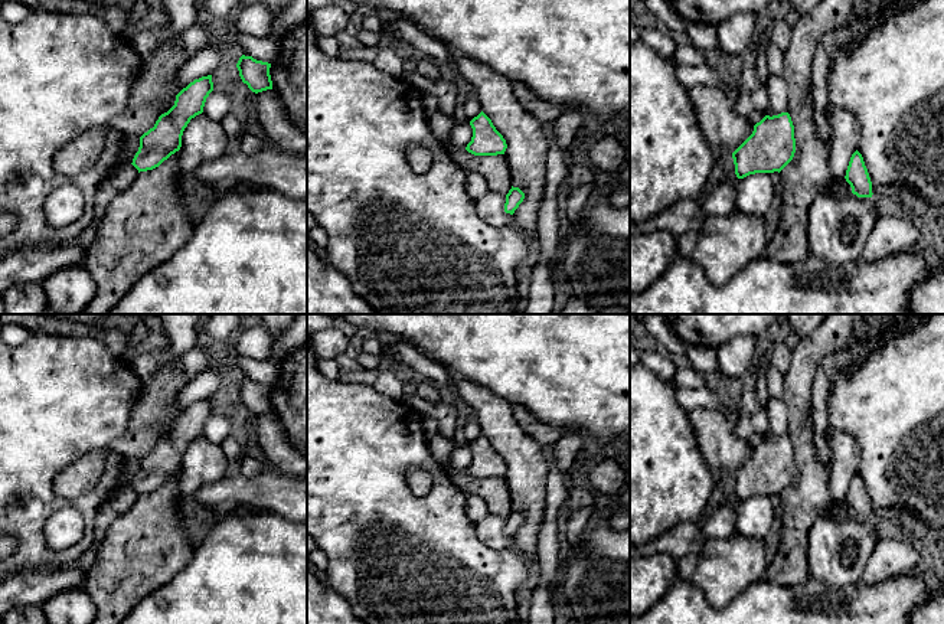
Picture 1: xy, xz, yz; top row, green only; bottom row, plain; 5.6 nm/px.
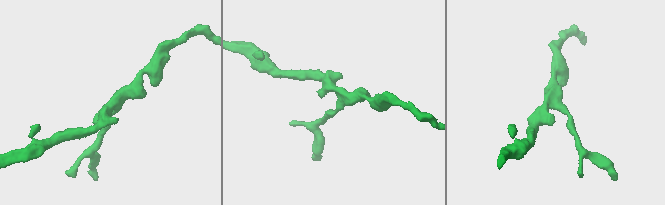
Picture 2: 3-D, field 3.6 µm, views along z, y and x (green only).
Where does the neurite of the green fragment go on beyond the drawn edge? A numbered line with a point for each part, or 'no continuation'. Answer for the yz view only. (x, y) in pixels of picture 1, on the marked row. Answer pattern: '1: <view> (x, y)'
no continuation

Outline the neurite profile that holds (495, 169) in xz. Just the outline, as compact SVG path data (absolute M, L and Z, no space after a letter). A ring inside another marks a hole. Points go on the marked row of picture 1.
M440 111L428 115L429 128L438 141L442 144L444 151L461 169L480 173L489 183L489 190L507 195L512 189L512 176L507 159L504 154L497 156L474 156L466 148L454 148L448 146L451 130L457 121L451 115L441 114Z

